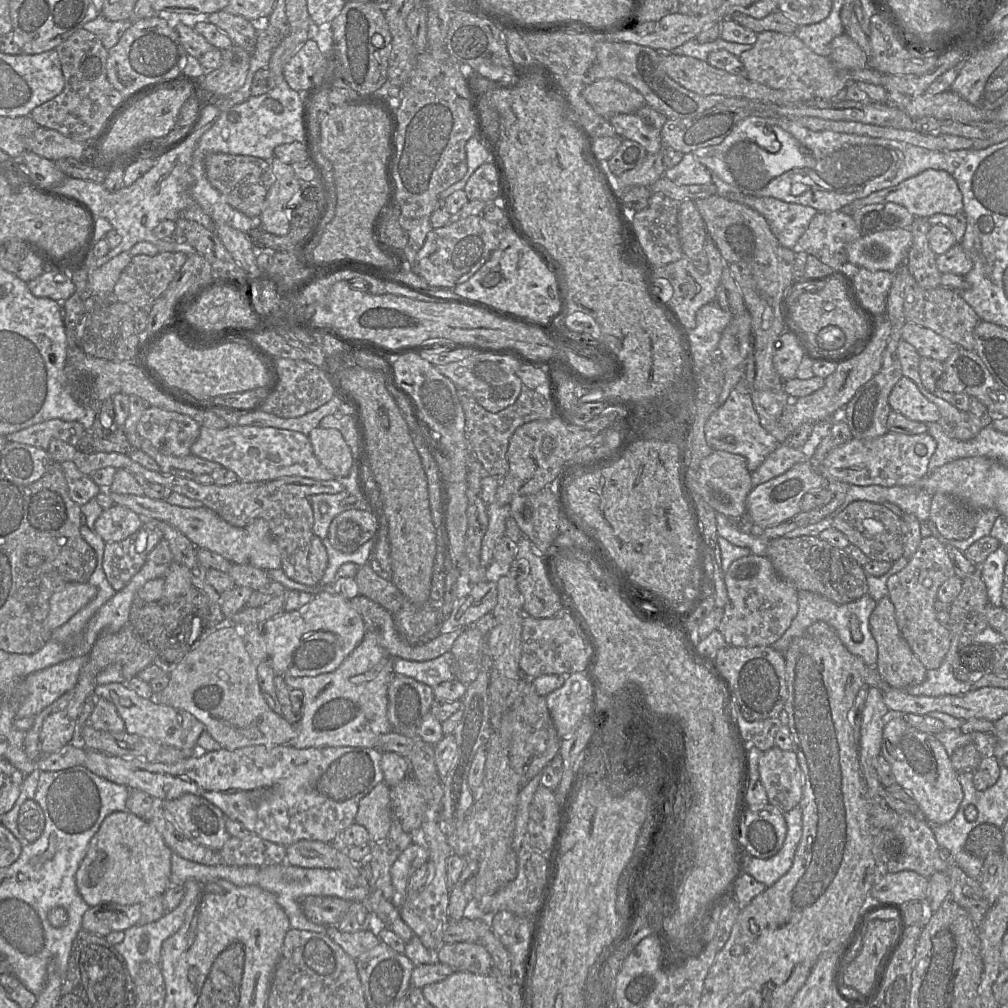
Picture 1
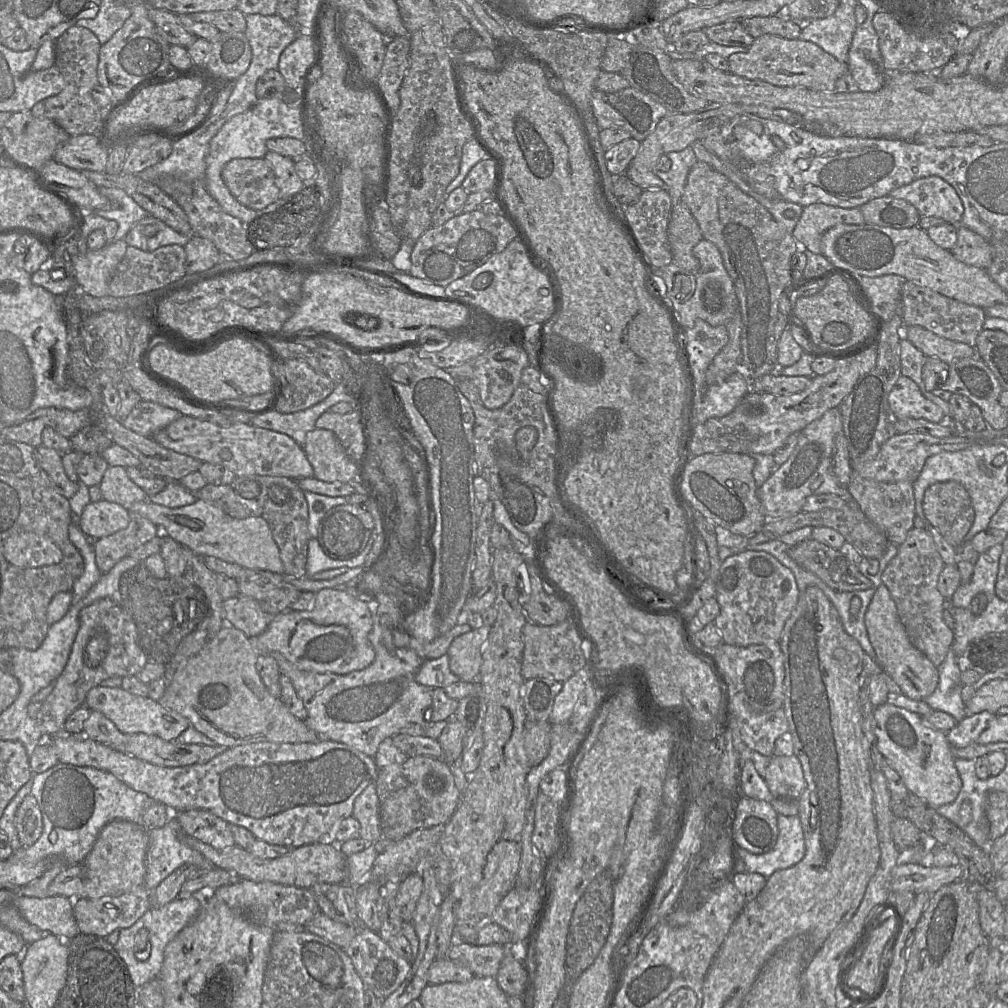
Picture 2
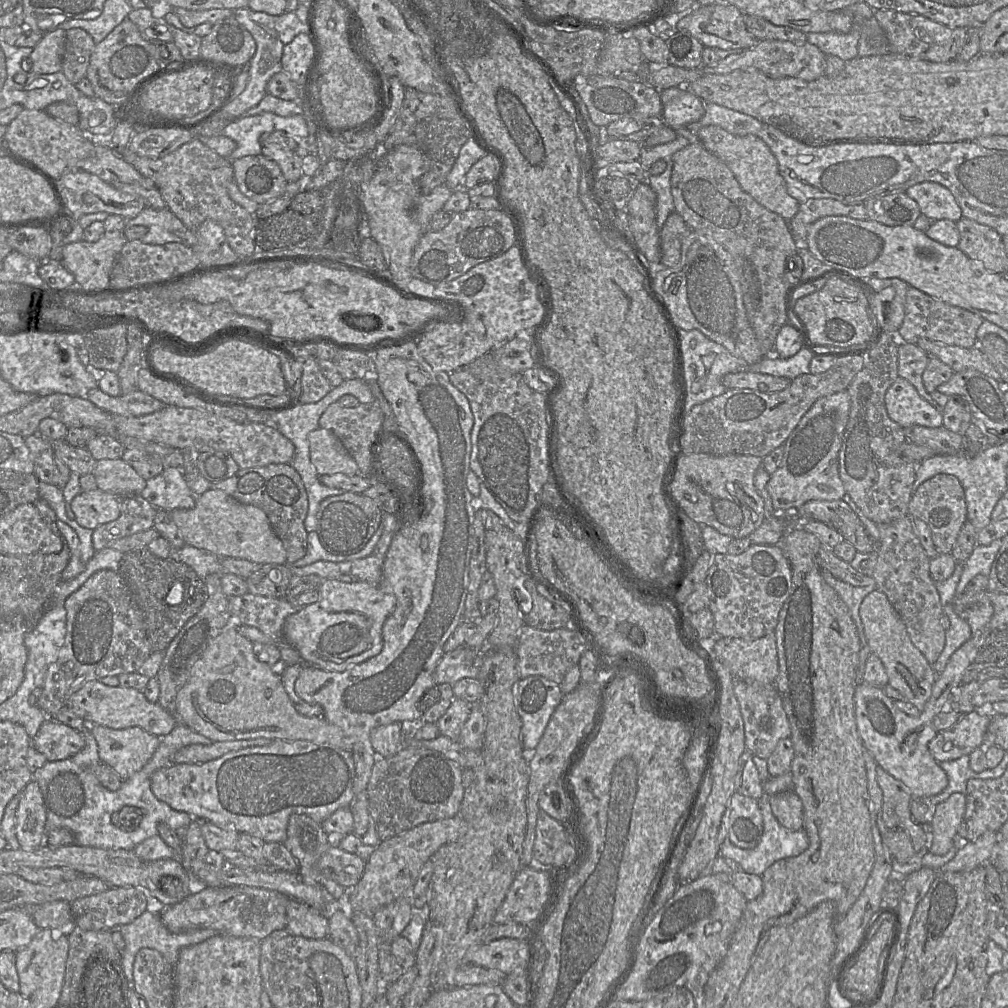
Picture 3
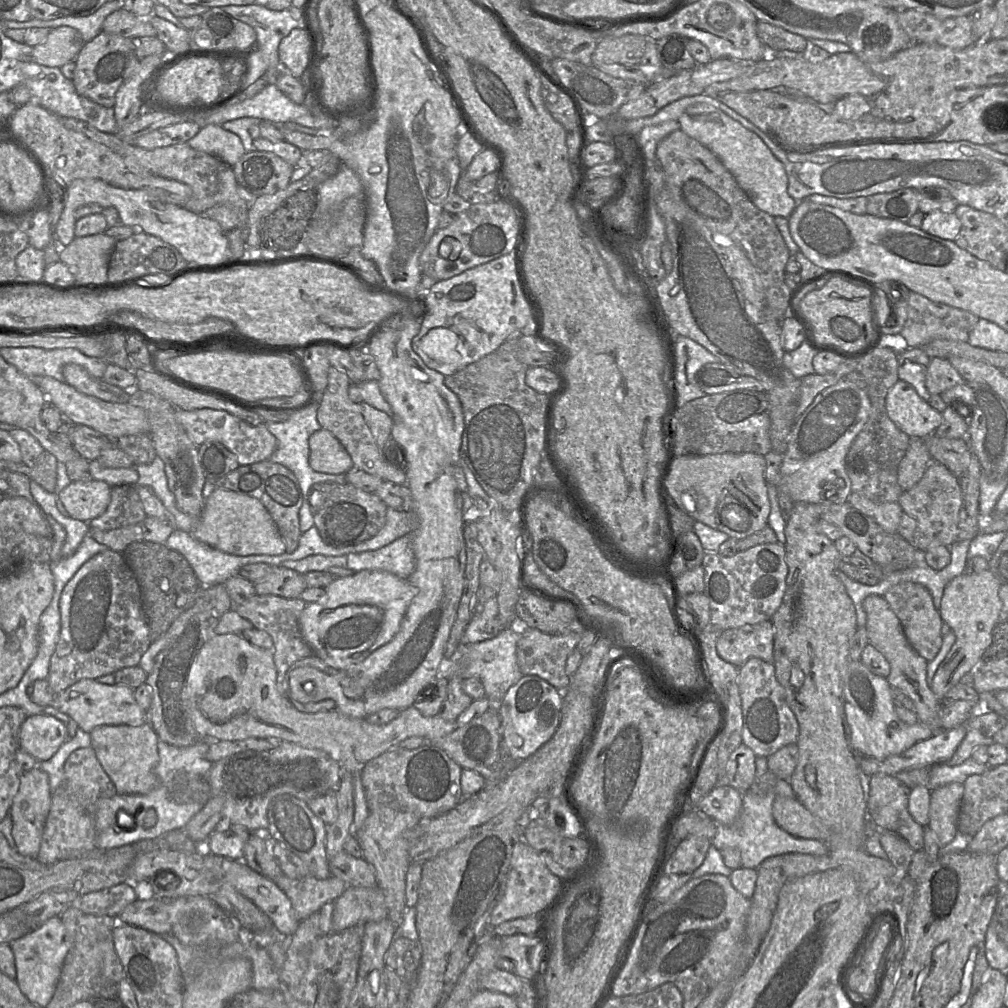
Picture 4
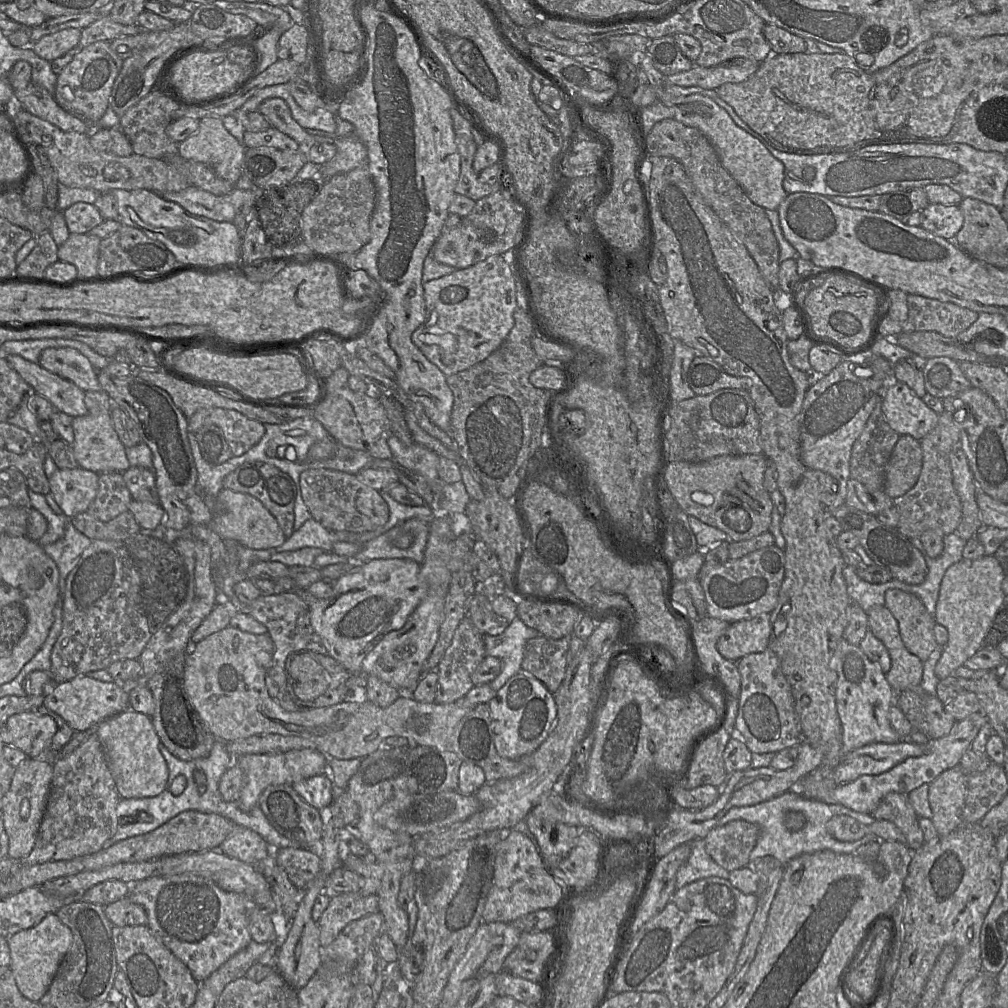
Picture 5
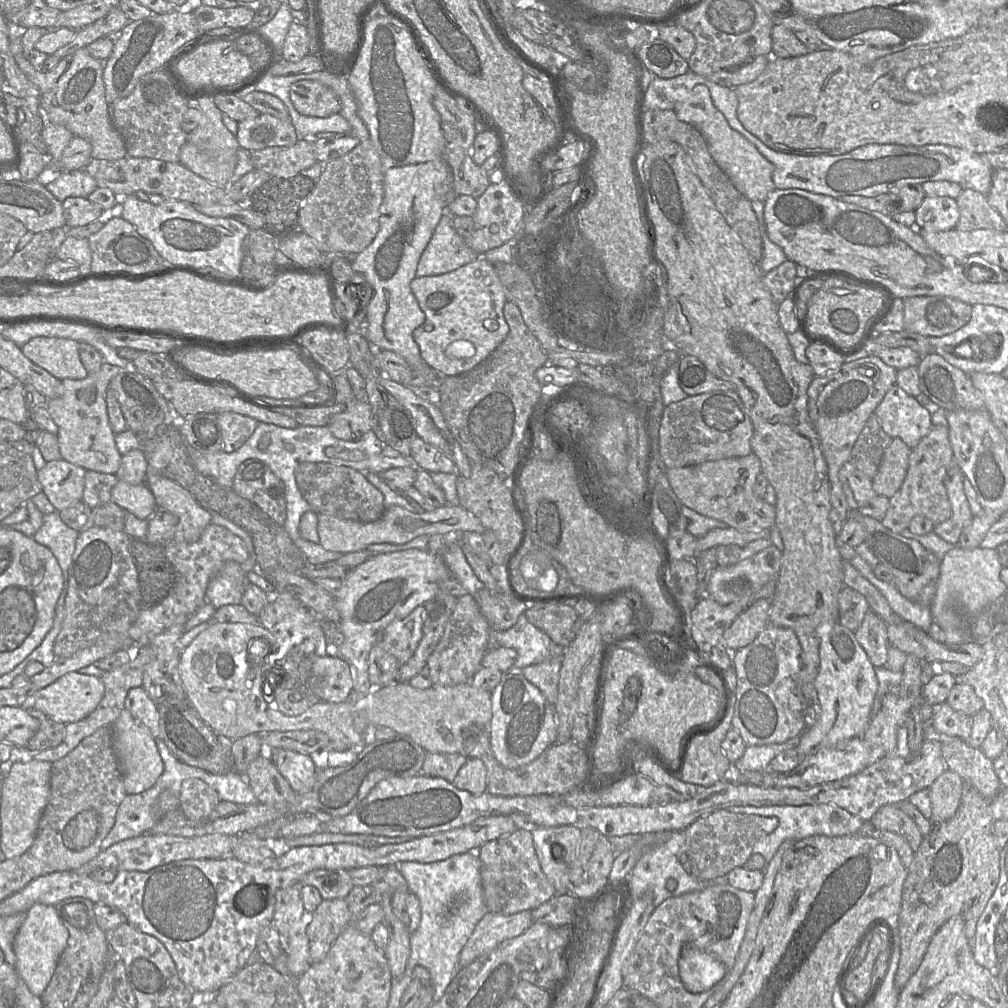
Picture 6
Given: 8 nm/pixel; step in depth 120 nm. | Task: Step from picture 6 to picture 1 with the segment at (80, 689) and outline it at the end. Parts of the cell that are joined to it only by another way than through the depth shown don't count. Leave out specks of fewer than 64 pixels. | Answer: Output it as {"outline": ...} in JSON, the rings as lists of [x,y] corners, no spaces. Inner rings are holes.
{"outline":[[[125,683],[97,684],[94,695],[112,702],[125,723],[125,731],[138,734],[159,743],[175,747],[189,757],[197,748],[197,741],[205,730],[204,724],[189,712],[171,706],[155,703],[151,699],[139,696]]]}

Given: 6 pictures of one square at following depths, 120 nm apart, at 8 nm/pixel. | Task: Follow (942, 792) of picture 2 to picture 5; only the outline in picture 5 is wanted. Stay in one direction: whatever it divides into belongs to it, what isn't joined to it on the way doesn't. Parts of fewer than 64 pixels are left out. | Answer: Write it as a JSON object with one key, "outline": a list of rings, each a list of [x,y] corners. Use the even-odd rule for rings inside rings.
{"outline":[[[984,555],[975,560],[963,558],[946,570],[935,614],[936,622],[946,627],[949,635],[935,667],[935,675],[939,680],[954,676],[955,671],[983,647],[987,632],[1004,601],[1004,577],[1003,569],[994,555]],[[843,638],[832,658],[830,668],[837,673],[836,708],[842,726],[842,753],[872,743],[895,744],[903,739],[892,728],[889,710],[895,704],[896,693],[880,667],[872,662],[862,649]]]}

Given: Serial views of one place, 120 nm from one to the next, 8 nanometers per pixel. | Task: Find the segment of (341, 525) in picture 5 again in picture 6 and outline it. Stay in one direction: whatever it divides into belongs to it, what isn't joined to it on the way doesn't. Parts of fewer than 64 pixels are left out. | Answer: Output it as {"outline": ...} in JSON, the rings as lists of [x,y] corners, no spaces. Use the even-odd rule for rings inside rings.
{"outline":[[[302,462],[295,470],[295,478],[302,496],[316,514],[326,514],[339,519],[370,523],[379,520],[385,512],[384,495],[367,480],[364,473],[355,469],[323,462]]]}

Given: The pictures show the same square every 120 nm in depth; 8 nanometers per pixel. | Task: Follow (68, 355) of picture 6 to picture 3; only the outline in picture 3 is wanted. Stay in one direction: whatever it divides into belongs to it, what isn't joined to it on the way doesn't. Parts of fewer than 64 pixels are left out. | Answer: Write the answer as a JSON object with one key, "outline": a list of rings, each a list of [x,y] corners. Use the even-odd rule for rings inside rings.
{"outline":[[[95,388],[90,390],[85,397],[111,415],[125,417],[143,416],[165,407],[161,401],[139,389],[128,394],[113,397],[99,388]]]}

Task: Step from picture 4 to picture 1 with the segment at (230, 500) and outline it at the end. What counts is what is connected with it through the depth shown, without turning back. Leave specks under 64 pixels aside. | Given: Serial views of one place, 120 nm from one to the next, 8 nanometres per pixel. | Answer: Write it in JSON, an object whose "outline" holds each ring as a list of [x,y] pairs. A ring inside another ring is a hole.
{"outline":[[[106,490],[115,504],[125,506],[145,520],[160,520],[175,527],[184,534],[197,548],[205,548],[215,552],[232,564],[247,564],[268,571],[281,568],[281,555],[278,545],[272,537],[269,525],[262,518],[254,519],[245,527],[236,527],[211,509],[183,508],[167,503],[165,500],[155,500],[146,496],[123,495]]]}

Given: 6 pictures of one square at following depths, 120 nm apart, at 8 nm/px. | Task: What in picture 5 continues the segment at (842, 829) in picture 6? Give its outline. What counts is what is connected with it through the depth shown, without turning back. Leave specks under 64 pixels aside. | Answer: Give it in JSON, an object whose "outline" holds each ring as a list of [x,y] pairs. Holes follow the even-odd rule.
{"outline":[[[787,791],[780,796],[753,806],[739,806],[731,808],[719,821],[718,826],[723,826],[733,820],[744,820],[757,825],[759,837],[750,853],[750,860],[754,861],[764,856],[773,856],[785,865],[792,859],[802,855],[822,850],[831,850],[839,854],[853,854],[855,851],[872,841],[878,840],[874,834],[868,834],[859,840],[843,842],[833,838],[826,829],[826,823],[835,815],[848,815],[862,824],[869,825],[876,820],[871,814],[862,814],[840,804],[827,804],[814,799],[807,799],[794,791]],[[788,812],[801,812],[806,818],[805,826],[791,832],[784,824]]]}

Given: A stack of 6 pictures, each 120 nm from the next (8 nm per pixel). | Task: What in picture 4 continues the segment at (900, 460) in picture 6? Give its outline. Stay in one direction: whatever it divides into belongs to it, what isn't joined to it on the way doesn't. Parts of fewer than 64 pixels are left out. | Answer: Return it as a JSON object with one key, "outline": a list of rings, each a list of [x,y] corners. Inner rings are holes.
{"outline":[[[910,437],[908,449],[898,465],[898,484],[903,491],[910,490],[923,476],[931,456],[923,438]]]}

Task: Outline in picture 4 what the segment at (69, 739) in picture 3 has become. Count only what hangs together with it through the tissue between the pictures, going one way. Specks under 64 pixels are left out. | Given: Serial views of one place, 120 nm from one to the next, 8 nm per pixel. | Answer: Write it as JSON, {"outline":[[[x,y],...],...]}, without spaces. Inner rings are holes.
{"outline":[[[45,714],[28,716],[19,731],[20,750],[38,762],[49,760],[68,739],[65,724]]]}

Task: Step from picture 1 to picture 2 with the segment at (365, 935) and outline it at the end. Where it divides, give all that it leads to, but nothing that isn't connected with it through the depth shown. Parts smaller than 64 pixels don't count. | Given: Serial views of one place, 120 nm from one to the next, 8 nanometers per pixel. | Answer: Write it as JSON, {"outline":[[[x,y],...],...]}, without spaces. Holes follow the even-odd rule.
{"outline":[[[321,911],[308,921],[304,928],[306,932],[325,938],[341,948],[347,947],[357,933],[355,925],[337,922]]]}

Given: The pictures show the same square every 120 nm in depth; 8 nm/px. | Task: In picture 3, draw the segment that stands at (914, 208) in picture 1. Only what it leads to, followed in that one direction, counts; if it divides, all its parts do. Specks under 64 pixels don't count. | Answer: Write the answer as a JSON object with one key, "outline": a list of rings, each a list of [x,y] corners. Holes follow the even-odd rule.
{"outline":[[[937,182],[914,184],[905,193],[917,202],[921,214],[933,221],[949,219],[956,223],[962,217],[962,210],[951,191]]]}

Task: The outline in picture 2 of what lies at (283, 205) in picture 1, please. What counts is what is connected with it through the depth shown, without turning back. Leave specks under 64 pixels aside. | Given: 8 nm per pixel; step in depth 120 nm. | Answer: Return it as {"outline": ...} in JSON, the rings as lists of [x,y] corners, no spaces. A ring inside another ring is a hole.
{"outline":[[[268,151],[264,158],[274,172],[280,190],[279,201],[289,200],[304,188],[305,182],[298,175],[292,158],[273,151]]]}

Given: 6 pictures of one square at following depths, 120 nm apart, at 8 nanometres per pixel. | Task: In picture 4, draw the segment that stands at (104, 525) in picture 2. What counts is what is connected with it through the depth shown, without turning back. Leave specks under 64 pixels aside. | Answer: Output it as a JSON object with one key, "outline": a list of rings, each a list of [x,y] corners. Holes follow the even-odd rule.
{"outline":[[[94,479],[72,481],[56,494],[71,518],[89,522],[106,511],[111,500],[111,486]]]}

